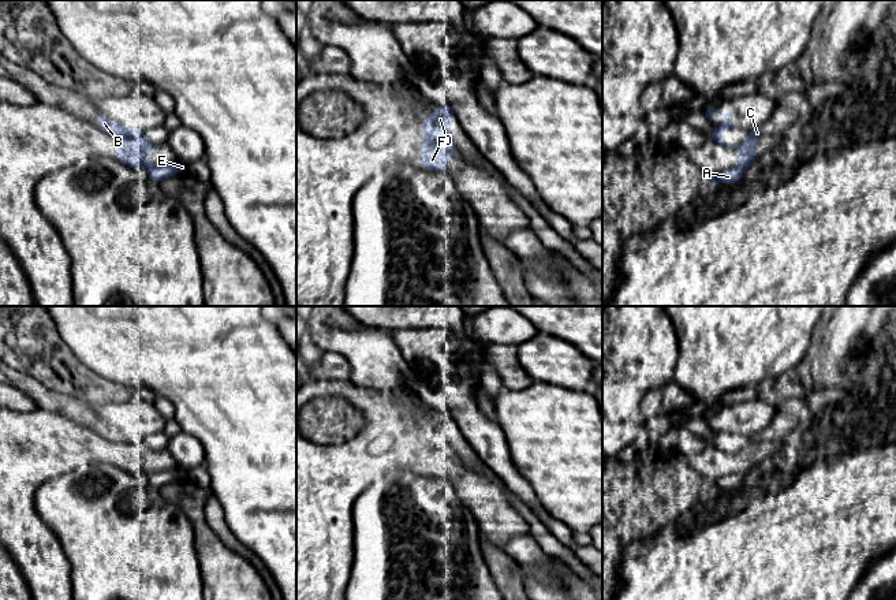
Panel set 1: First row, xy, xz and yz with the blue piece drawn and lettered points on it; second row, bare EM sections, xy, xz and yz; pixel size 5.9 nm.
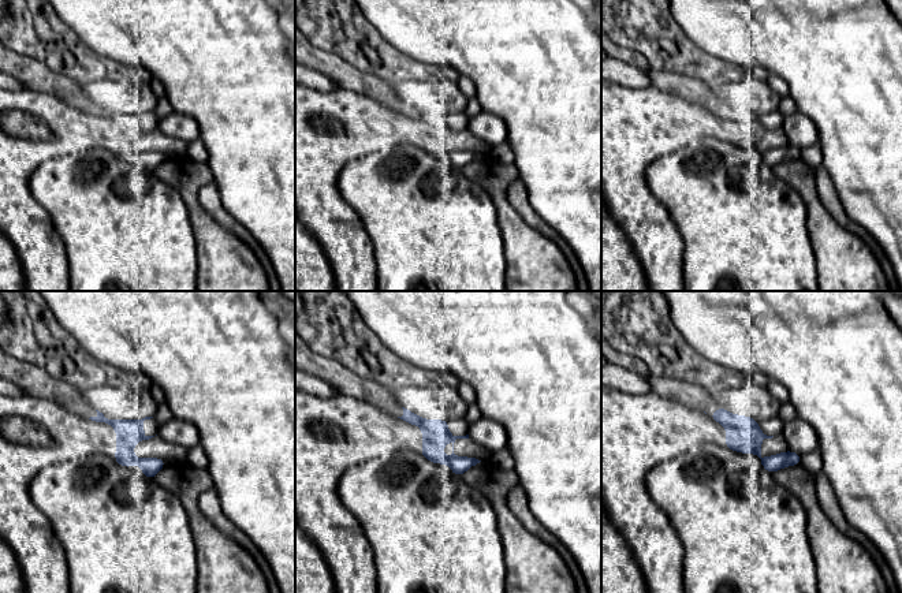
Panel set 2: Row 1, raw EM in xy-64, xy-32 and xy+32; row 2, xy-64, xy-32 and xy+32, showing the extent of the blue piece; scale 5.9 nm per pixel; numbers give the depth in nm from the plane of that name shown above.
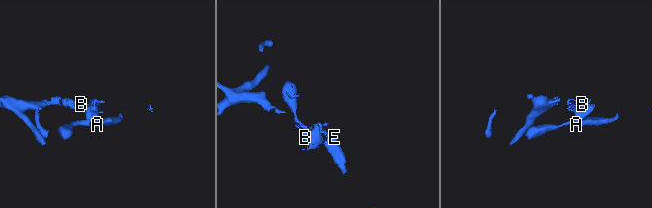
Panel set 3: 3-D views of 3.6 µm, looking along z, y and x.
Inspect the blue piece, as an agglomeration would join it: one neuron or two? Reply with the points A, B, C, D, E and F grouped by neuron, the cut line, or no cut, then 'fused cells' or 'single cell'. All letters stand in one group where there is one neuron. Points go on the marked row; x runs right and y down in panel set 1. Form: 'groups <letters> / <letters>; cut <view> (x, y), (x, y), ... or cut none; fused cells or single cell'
groups A B C D E F; cut none; single cell

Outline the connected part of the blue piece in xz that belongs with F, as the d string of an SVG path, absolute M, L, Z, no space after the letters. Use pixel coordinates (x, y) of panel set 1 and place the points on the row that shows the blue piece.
M443 103L438 108L432 108L432 118L421 120L423 142L421 145L422 171L447 171L448 159L458 153L456 145L451 139L451 122L458 119L453 108Z

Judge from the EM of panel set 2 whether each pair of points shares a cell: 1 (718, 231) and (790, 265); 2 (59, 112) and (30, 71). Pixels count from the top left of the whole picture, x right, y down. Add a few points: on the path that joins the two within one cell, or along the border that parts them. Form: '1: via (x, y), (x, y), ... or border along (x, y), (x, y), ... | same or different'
1: via (735, 238), (763, 265), (772, 265) | same
2: border along (23, 86), (32, 90), (53, 93), (74, 107) | different

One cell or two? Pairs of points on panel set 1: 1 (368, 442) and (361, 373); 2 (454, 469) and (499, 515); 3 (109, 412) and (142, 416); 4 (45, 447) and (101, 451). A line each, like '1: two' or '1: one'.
1: two
2: one
3: one
4: one

